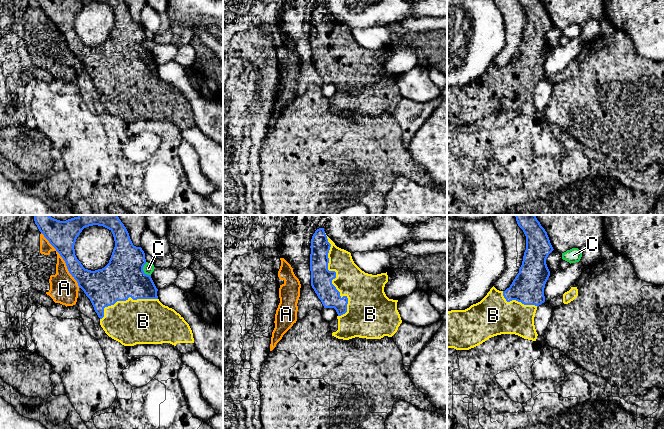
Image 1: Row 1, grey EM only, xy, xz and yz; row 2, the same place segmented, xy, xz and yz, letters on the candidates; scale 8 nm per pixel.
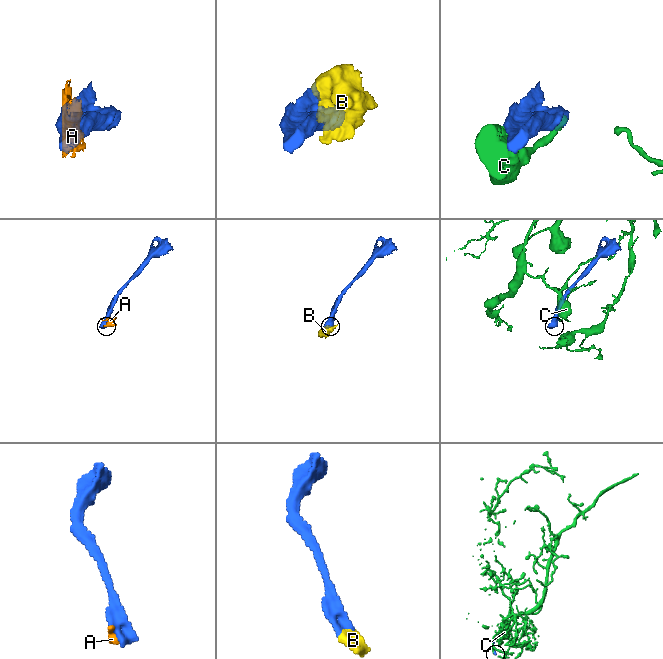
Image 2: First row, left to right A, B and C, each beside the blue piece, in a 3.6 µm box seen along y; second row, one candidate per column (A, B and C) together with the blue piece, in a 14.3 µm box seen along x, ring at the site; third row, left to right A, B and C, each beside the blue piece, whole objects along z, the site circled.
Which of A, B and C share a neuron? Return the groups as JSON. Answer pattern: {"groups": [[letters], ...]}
{"groups": [["A"], ["B"], ["C"]]}

